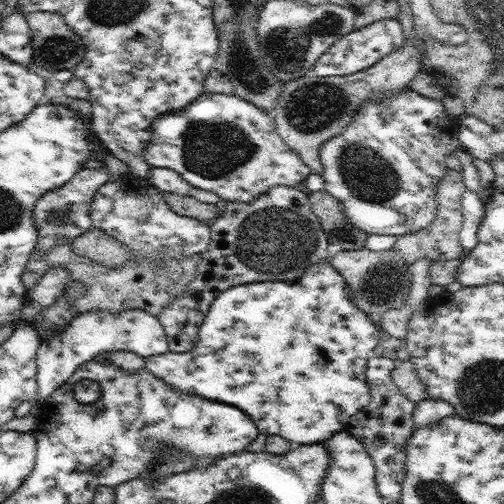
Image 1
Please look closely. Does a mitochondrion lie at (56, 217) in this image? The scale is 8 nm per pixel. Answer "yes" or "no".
yes

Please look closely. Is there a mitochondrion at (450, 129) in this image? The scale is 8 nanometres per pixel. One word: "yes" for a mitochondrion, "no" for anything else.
no

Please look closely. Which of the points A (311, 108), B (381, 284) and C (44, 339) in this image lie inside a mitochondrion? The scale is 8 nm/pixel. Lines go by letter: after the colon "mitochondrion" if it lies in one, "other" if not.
A: mitochondrion
B: mitochondrion
C: other

